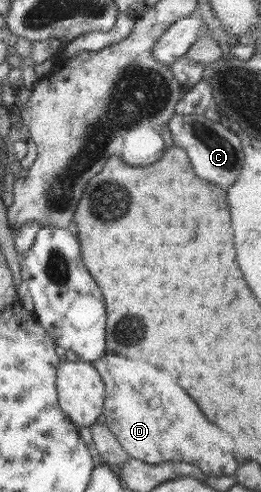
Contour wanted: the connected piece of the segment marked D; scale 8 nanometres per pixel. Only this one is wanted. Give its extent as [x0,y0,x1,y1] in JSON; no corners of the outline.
[92,353,239,476]

